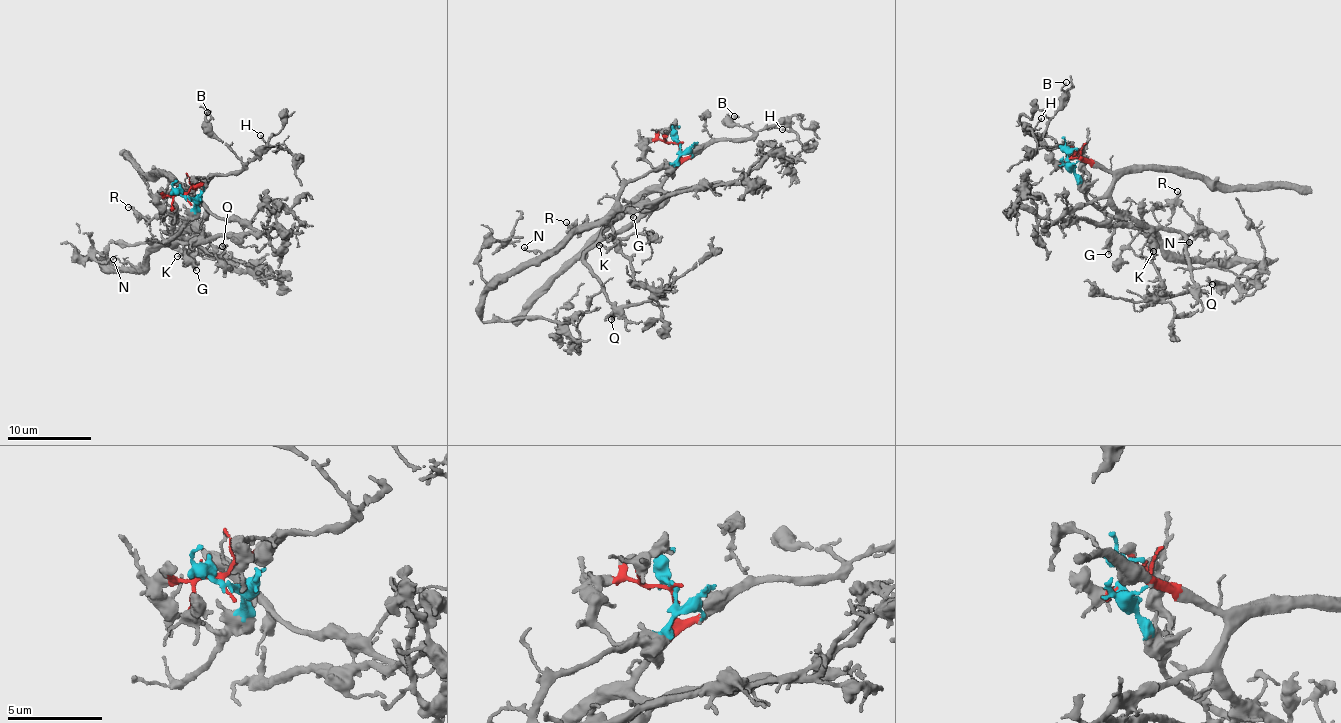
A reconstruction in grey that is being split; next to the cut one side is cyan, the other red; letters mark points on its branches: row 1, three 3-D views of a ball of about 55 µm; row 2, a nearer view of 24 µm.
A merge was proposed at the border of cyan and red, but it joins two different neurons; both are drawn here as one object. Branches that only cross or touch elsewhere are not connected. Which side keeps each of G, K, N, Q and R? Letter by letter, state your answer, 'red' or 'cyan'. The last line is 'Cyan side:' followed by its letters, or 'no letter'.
G: cyan
K: cyan
N: cyan
Q: red
R: red
Cyan side: G, K, N

